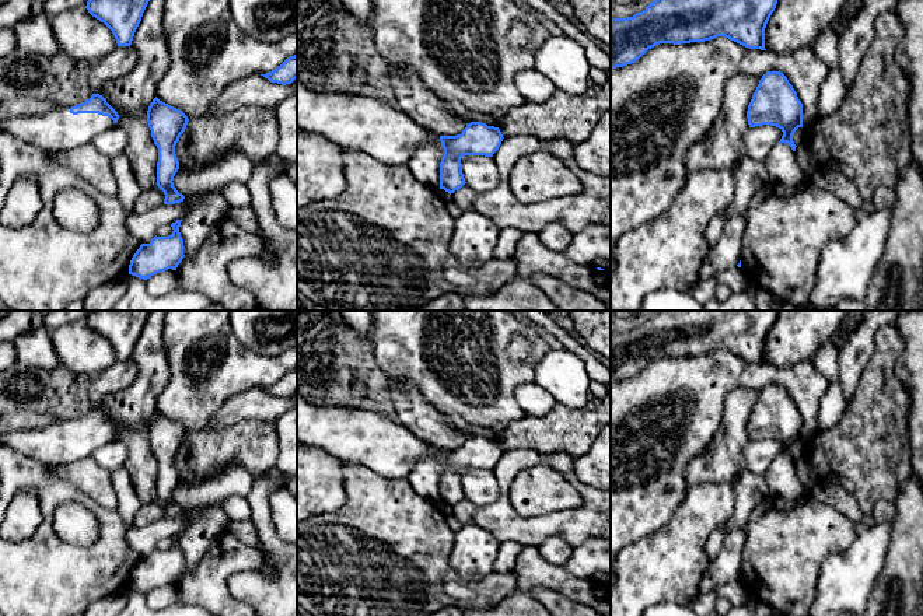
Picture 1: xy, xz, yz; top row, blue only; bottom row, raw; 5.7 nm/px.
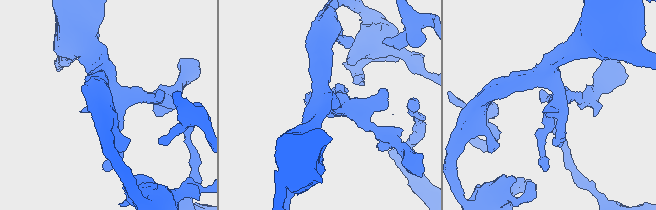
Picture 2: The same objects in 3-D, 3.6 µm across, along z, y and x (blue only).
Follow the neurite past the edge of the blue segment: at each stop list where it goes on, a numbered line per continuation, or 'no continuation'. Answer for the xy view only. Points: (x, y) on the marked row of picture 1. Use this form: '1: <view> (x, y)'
1: xy (58, 130)

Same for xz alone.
no continuation

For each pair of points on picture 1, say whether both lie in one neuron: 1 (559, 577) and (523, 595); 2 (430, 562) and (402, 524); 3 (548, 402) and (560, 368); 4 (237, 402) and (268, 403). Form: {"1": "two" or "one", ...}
{"1": "one", "2": "one", "3": "two", "4": "one"}

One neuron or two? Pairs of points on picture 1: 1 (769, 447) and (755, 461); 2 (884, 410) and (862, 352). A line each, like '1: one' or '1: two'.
1: one
2: two

